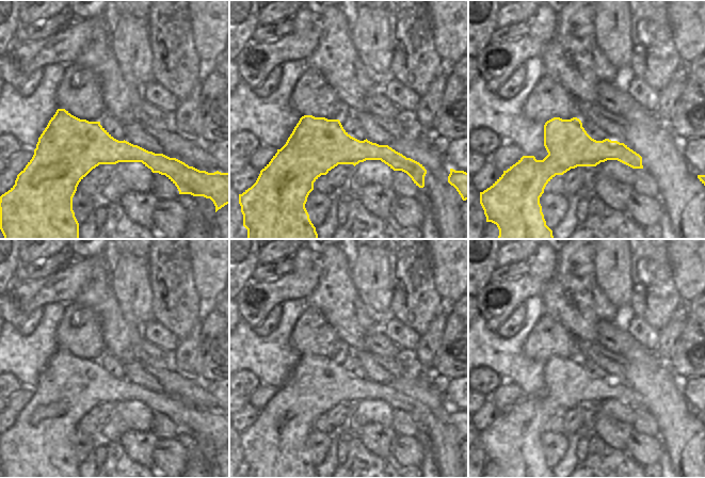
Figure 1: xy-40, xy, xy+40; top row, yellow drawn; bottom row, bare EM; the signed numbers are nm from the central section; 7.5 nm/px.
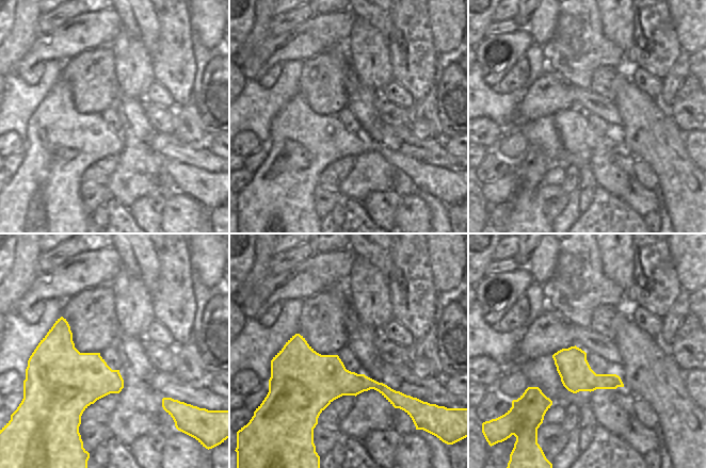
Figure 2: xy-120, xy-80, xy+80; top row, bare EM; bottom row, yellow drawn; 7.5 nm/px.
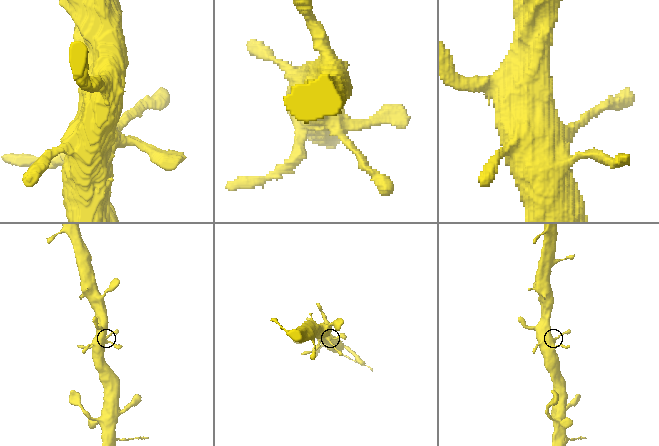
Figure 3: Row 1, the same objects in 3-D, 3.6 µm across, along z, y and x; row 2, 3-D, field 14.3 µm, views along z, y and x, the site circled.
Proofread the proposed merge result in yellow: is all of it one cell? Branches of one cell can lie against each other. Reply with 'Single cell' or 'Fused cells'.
Single cell

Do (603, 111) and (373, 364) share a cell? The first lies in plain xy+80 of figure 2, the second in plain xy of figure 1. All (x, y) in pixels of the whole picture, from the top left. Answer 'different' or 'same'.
same

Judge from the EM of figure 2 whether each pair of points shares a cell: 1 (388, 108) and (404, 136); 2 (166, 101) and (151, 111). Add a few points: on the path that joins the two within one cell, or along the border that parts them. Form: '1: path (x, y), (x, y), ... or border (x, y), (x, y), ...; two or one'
1: border (379, 117), (389, 124), (411, 127); two
2: border (143, 102), (151, 102), (174, 110); two

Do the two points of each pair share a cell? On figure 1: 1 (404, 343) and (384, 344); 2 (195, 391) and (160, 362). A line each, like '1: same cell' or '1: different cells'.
1: different cells
2: different cells

